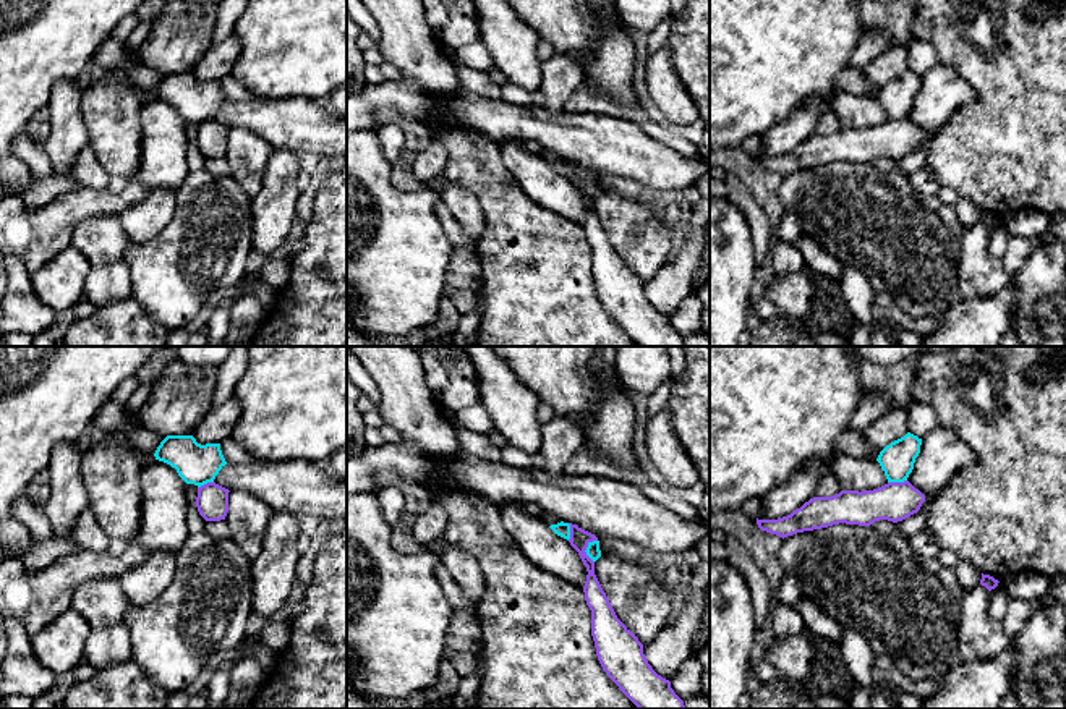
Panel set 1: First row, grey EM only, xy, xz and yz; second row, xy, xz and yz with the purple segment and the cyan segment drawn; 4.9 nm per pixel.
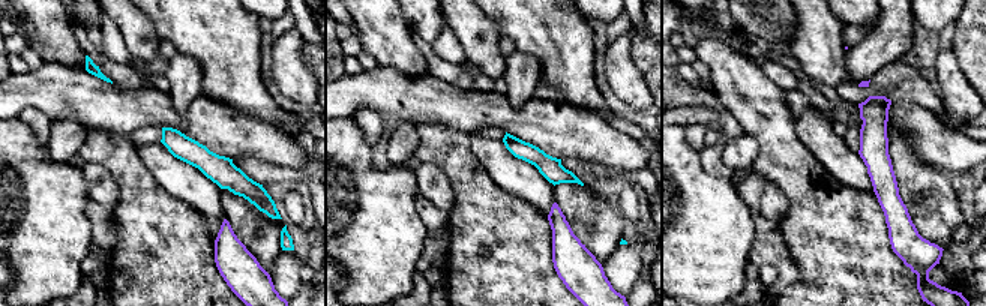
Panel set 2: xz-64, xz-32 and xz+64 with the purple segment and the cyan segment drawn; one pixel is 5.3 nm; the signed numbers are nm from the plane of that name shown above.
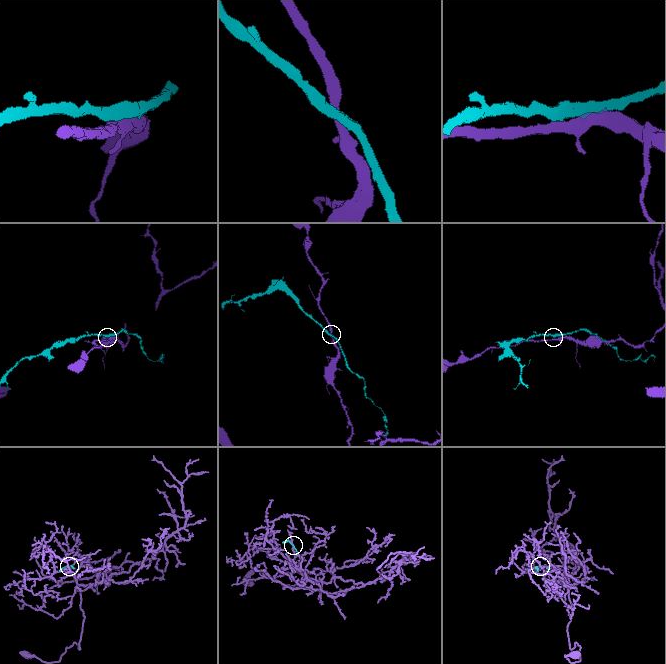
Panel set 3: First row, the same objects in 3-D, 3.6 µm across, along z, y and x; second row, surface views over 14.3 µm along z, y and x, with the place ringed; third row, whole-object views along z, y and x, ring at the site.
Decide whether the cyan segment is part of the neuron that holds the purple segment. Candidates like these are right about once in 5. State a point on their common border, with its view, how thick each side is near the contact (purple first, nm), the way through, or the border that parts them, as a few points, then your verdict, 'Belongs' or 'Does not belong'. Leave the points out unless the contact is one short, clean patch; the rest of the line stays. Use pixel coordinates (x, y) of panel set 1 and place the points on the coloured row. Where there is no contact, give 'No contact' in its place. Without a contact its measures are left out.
Touches purple at xz (585, 549). Thickness 100 nm (purple) against 70 nm. Boundary: xz (596, 539), (585, 551), (593, 562). Does not belong

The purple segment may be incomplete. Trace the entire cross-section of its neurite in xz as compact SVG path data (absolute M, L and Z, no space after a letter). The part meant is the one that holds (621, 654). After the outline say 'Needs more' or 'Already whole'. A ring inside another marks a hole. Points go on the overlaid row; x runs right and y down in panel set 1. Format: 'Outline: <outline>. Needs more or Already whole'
Outline: M569 524L569 542L588 571L583 592L591 610L591 636L603 670L638 709L685 709L671 681L651 669L643 654L643 644L617 618L609 604L595 575L595 562L585 552L598 537L577 524Z. Already whole

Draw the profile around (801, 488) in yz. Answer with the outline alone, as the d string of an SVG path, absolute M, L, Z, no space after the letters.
M812 458L804 468L797 469L787 482L760 497L761 510L758 520L778 520L800 508L815 497L821 479L833 474L833 466L834 460L820 461L818 458Z

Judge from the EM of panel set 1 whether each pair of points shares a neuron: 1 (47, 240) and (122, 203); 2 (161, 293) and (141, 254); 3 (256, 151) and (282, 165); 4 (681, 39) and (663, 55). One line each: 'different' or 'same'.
1: same
2: same
3: different
4: different

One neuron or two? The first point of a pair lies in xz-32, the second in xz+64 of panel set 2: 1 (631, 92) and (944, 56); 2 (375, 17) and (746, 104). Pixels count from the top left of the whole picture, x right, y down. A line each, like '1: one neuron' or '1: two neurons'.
1: one neuron
2: one neuron

